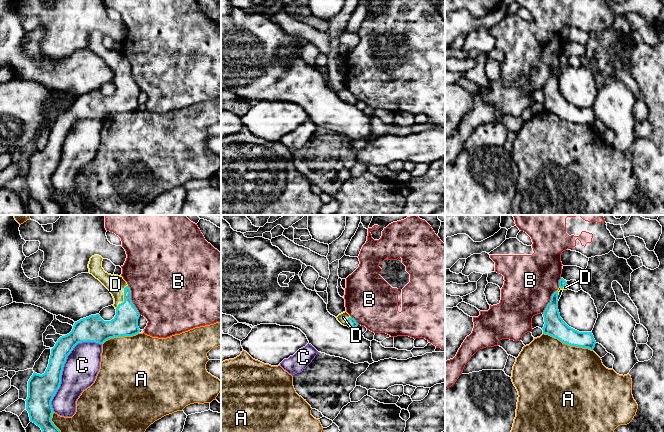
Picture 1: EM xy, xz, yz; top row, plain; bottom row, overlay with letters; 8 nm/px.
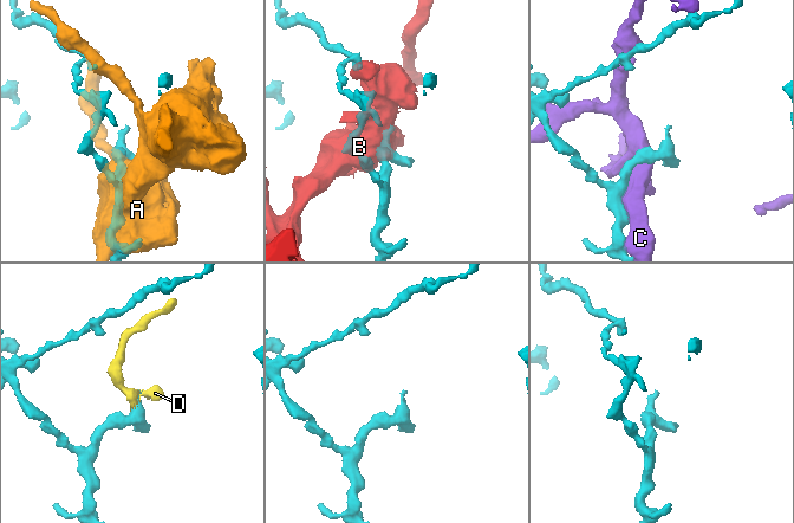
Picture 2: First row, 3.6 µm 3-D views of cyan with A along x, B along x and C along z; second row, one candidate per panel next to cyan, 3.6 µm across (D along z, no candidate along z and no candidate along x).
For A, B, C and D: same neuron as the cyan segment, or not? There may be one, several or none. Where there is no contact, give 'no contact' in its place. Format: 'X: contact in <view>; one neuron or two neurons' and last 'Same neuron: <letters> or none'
A: contact in yz; two neurons
B: contact in xy; two neurons
C: contact in xy; two neurons
D: contact in xy; one neuron
Same neuron: D

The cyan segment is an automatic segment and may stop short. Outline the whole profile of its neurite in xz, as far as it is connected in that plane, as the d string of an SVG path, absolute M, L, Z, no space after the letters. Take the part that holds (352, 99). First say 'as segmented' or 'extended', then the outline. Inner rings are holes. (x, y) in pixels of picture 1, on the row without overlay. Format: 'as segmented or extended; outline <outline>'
extended; outline M346 87L339 90L337 96L344 102L348 102L349 104L356 104L358 99L354 94L352 94Z

